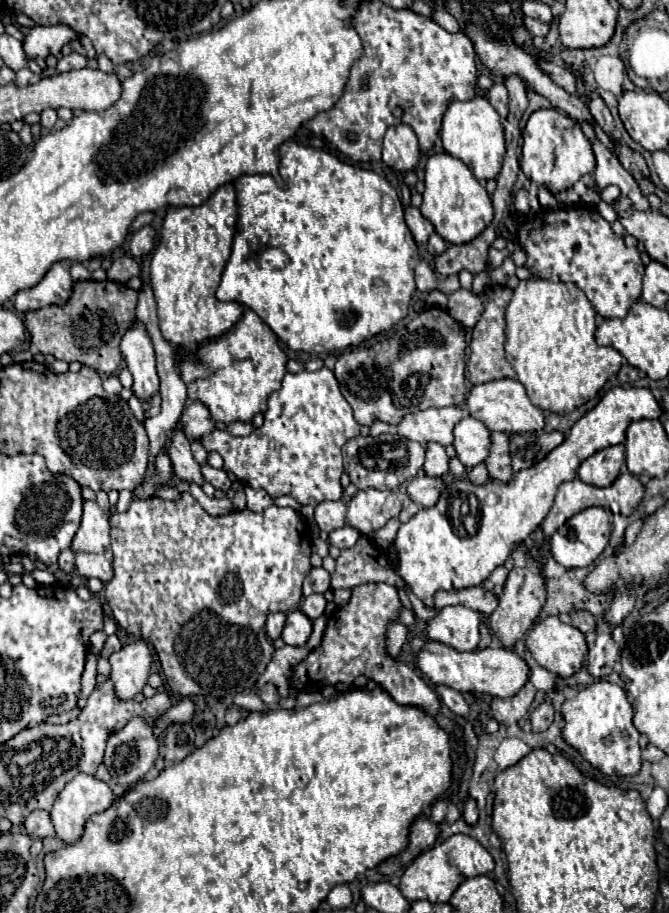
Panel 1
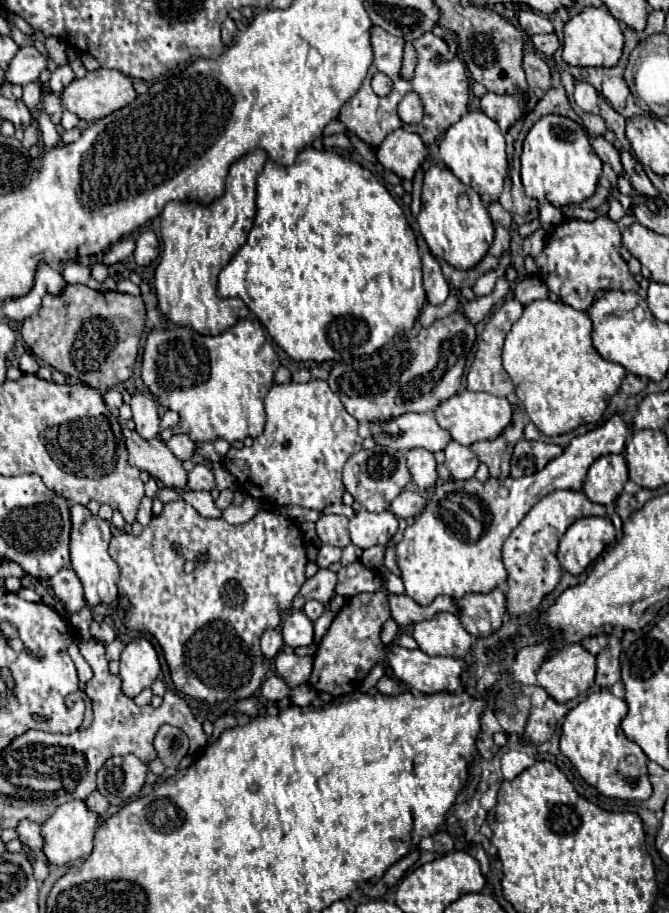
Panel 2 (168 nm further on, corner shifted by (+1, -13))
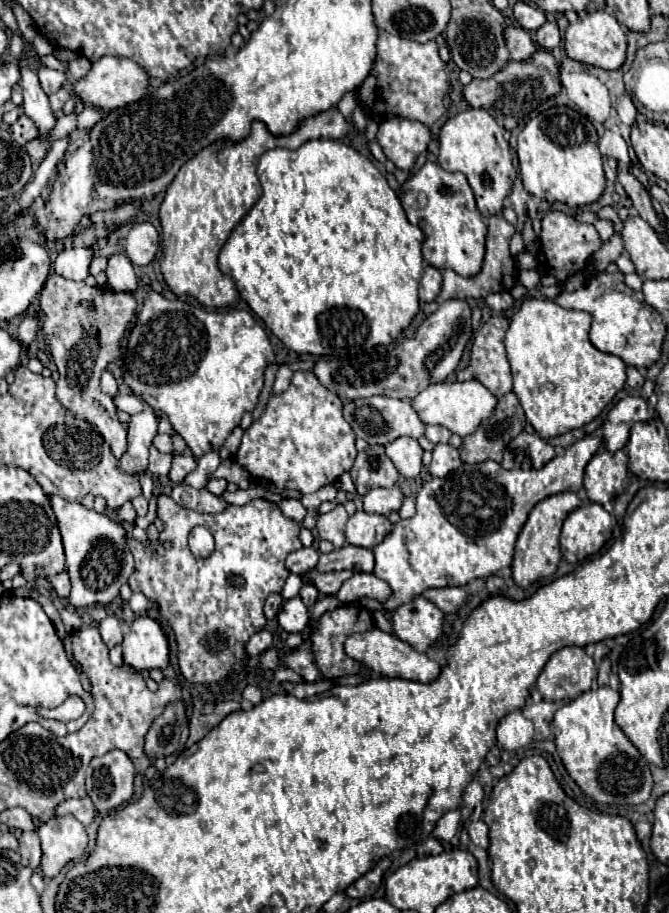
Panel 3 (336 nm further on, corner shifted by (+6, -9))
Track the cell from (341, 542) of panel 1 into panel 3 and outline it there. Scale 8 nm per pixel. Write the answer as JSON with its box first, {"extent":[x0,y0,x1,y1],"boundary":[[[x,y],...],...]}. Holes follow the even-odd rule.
{"extent":[286,547,320,575],"boundary":[[[304,547],[304,549],[298,549],[294,553],[290,553],[290,557],[286,559],[286,565],[290,565],[290,571],[292,573],[298,573],[298,575],[304,575],[308,573],[310,569],[316,567],[318,563],[318,557],[320,557],[320,551],[314,549],[314,547]]]}

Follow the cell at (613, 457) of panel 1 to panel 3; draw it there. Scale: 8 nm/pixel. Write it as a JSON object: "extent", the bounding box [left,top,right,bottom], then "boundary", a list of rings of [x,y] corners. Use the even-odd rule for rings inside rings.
{"extent":[584,451,628,505],"boundary":[[[598,451],[586,465],[584,489],[590,501],[606,505],[624,489],[628,477],[628,457],[624,451]]]}

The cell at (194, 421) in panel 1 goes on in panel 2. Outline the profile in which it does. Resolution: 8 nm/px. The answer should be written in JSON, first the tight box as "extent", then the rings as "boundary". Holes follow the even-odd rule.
{"extent":[165,435,195,461],"boundary":[[[173,435],[167,443],[165,443],[171,453],[175,453],[175,457],[179,457],[181,461],[185,459],[191,459],[193,453],[195,453],[195,443],[187,437],[187,435]]]}

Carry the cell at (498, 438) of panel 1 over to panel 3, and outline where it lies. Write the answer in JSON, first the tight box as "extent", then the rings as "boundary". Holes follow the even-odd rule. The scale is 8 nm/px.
{"extent":[460,391,526,463],"boundary":[[[510,391],[498,399],[496,411],[490,421],[484,421],[476,433],[464,437],[464,449],[460,451],[464,463],[482,463],[494,459],[502,461],[506,443],[510,443],[526,425],[524,411],[518,403],[518,397]]]}

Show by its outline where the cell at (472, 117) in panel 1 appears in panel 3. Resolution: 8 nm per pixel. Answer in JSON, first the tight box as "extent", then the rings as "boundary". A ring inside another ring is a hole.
{"extent":[438,109,517,215],"boundary":[[[466,109],[458,115],[450,117],[440,129],[440,153],[438,165],[446,171],[460,171],[466,175],[476,203],[482,215],[498,215],[506,195],[510,193],[512,179],[517,177],[516,169],[512,166],[510,145],[502,137],[502,127],[494,121],[494,117],[484,109]]]}

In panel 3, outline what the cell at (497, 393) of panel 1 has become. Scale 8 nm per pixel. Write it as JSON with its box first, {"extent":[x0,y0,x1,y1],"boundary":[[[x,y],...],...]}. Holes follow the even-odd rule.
{"extent":[414,381,498,437],"boundary":[[[444,381],[430,385],[422,393],[418,393],[418,397],[414,397],[414,409],[426,425],[442,425],[460,437],[472,435],[482,421],[490,419],[494,415],[496,403],[498,399],[478,381]]]}

